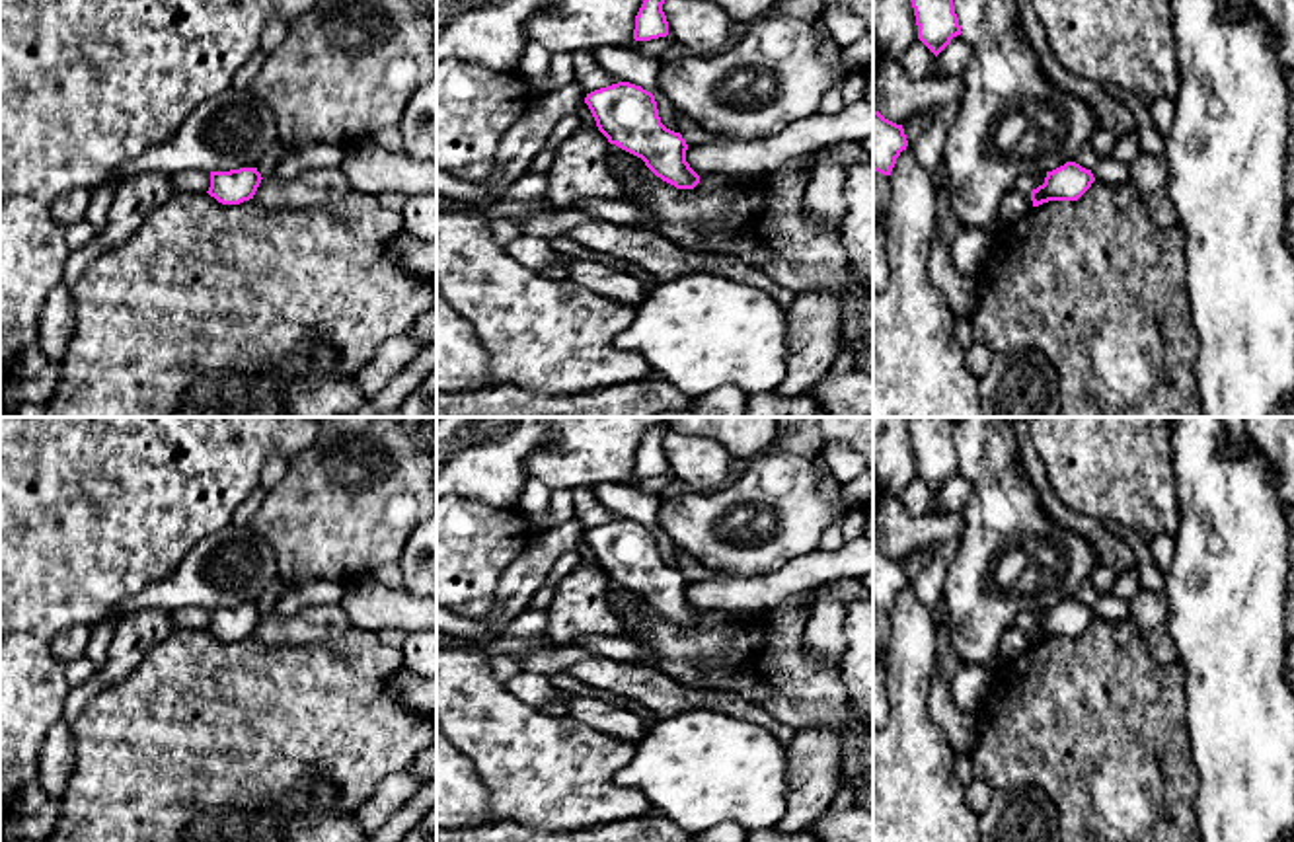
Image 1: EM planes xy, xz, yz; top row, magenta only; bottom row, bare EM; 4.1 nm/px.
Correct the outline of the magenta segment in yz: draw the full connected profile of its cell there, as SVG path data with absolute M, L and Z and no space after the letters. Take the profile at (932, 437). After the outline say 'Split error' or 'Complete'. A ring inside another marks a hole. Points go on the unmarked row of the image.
M908 417L918 476L937 493L953 474L961 472L953 442L955 421L949 417Z. Complete

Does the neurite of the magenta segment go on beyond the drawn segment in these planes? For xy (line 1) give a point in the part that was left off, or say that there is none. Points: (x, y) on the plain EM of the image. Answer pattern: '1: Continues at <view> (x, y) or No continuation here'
1: No continuation here

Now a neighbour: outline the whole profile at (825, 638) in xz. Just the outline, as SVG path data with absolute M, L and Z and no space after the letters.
M828 583L817 589L818 598L811 608L803 645L811 655L840 667L846 653L846 608L836 596L828 593L832 585L834 583Z

